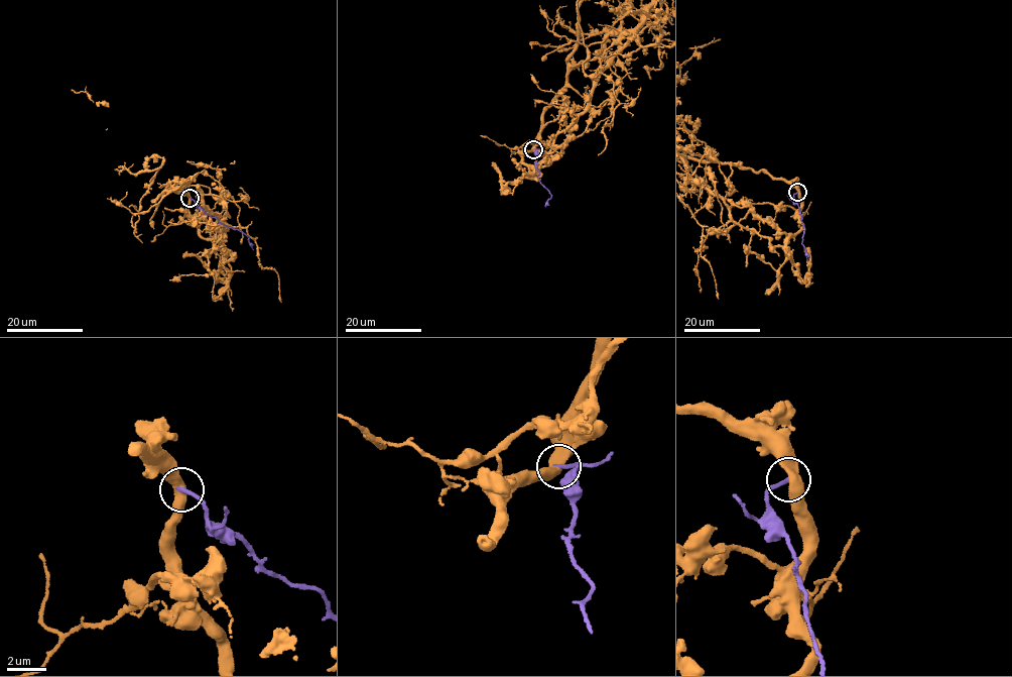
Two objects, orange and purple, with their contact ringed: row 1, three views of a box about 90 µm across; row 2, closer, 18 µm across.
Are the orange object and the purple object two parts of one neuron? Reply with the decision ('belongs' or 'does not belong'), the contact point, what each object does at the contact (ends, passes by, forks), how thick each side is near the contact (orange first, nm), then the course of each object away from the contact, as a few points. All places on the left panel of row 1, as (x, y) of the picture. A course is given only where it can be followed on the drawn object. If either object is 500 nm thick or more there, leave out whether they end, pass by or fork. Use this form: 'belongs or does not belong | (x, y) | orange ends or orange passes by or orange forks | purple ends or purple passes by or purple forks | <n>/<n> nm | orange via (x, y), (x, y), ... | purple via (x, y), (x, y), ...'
does not belong | (190, 198) | orange passes by | purple ends | 480/200 nm | purple via (191, 198), (221, 224), (248, 237), (253, 249)

